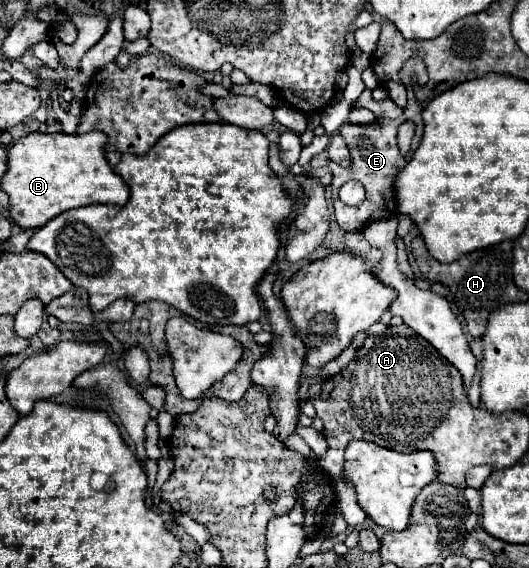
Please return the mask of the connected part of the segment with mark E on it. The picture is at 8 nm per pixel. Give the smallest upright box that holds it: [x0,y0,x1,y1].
[329,58,429,232]

